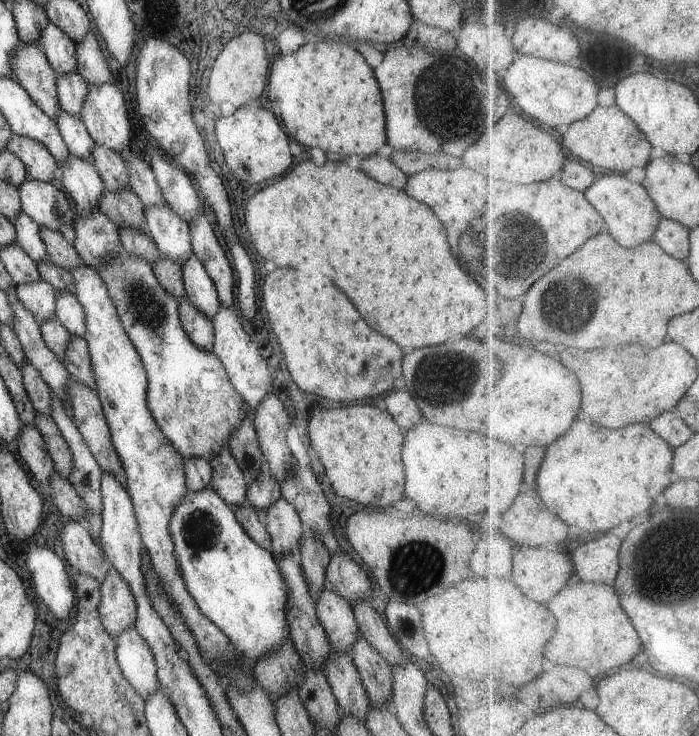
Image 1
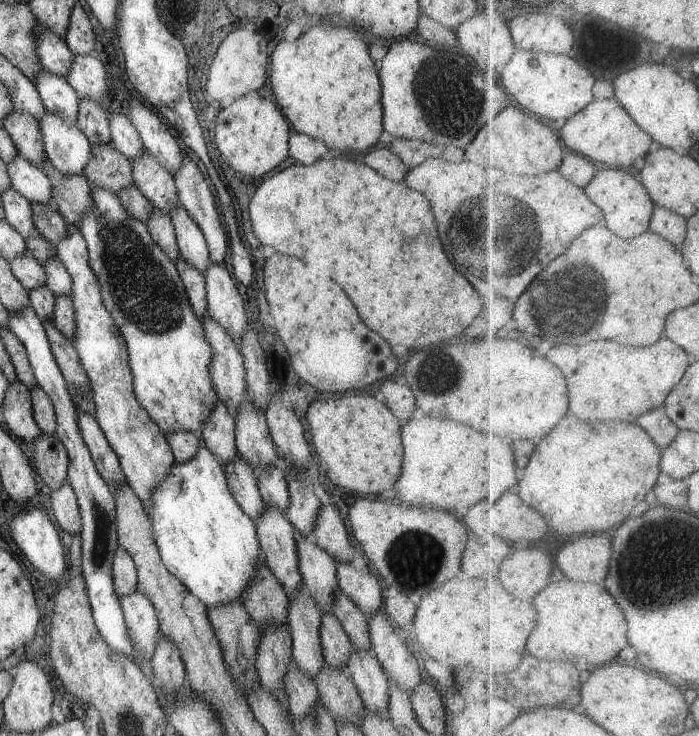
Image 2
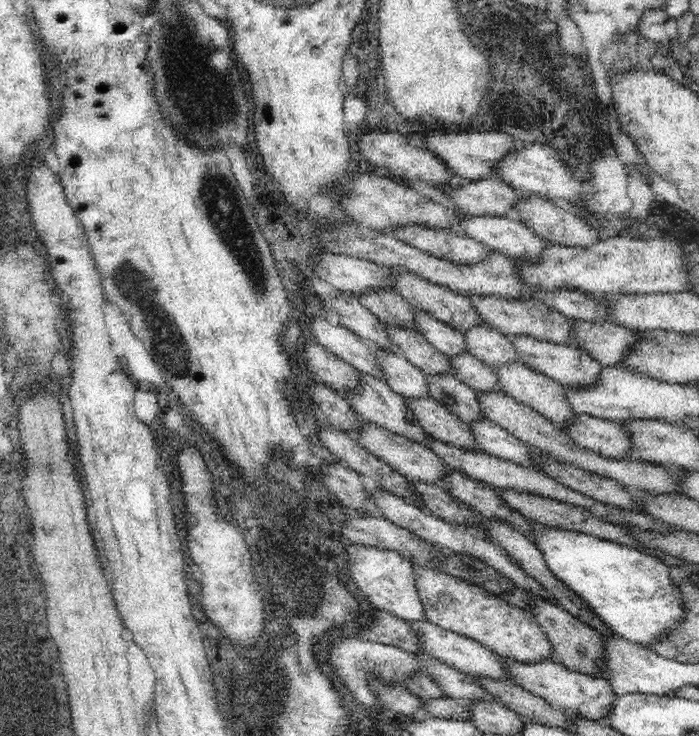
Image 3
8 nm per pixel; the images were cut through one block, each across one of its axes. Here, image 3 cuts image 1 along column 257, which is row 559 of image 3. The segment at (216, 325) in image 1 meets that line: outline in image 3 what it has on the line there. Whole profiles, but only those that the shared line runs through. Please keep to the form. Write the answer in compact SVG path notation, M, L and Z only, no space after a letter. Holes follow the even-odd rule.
M352 542L345 548L344 555L345 559L349 560L351 589L359 595L366 596L371 607L390 612L408 622L427 621L423 604L416 591L416 581L412 576L412 562L404 559L396 551Z

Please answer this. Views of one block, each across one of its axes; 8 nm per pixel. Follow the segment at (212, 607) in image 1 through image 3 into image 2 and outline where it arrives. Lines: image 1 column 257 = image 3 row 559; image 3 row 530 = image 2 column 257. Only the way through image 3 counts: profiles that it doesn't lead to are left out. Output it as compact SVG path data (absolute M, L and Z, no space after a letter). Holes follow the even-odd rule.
M201 442L198 454L185 463L176 463L151 492L151 505L146 511L152 521L153 537L162 562L207 608L241 602L241 596L255 578L261 562L261 546L254 521L242 512L229 491L221 462Z

